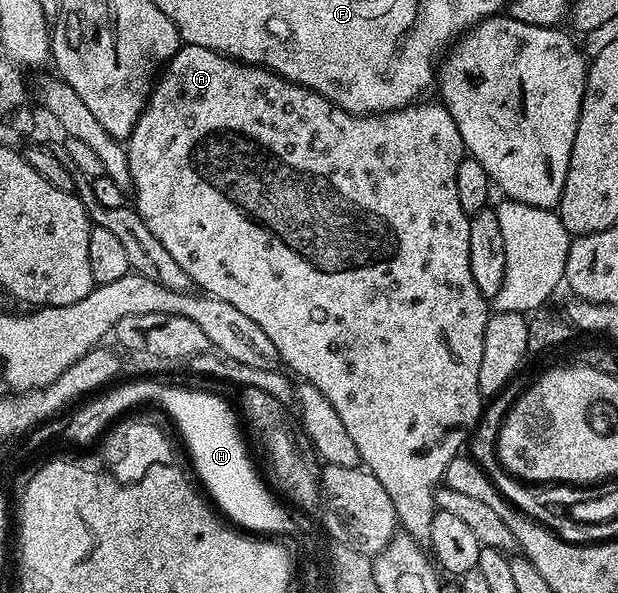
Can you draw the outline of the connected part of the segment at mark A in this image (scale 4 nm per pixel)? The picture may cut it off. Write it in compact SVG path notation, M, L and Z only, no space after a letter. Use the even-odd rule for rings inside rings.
M183 44L158 75L151 96L147 100L147 107L141 112L131 137L125 142L129 172L131 173L131 190L133 195L135 194L133 207L140 214L141 220L145 220L145 228L149 228L149 232L153 232L153 236L157 236L157 240L161 240L161 244L165 244L169 256L173 256L173 260L177 260L177 264L181 264L183 271L202 293L209 294L217 300L225 300L225 304L233 304L233 308L240 310L244 316L249 316L249 320L253 320L253 324L258 324L261 332L265 332L265 336L269 336L269 340L273 340L273 348L277 348L282 365L284 367L287 365L286 369L292 375L300 374L298 377L302 381L313 384L320 392L324 393L326 403L329 403L331 409L337 412L337 416L341 416L345 428L349 431L349 437L353 440L353 444L357 444L360 463L370 470L373 476L377 476L377 480L381 480L381 488L385 488L385 492L389 492L389 496L393 500L398 525L410 538L414 538L420 544L427 542L429 527L433 524L433 516L437 509L435 491L444 481L449 464L454 458L460 457L462 450L459 449L462 446L464 449L468 445L471 431L479 423L479 415L483 412L485 399L479 392L477 372L481 368L483 337L489 317L488 299L484 298L482 292L477 288L477 283L473 280L473 268L469 268L469 224L471 219L465 212L465 208L461 208L461 199L457 197L457 168L465 156L461 132L457 132L457 124L442 101L427 101L420 100L410 106L402 106L400 110L388 110L386 114L350 114L337 104L325 100L325 96L321 96L317 91L298 86L295 82L287 82L282 76L274 74L271 70L266 70L263 66L248 66L245 62L236 62L235 59L227 58L215 50Z

